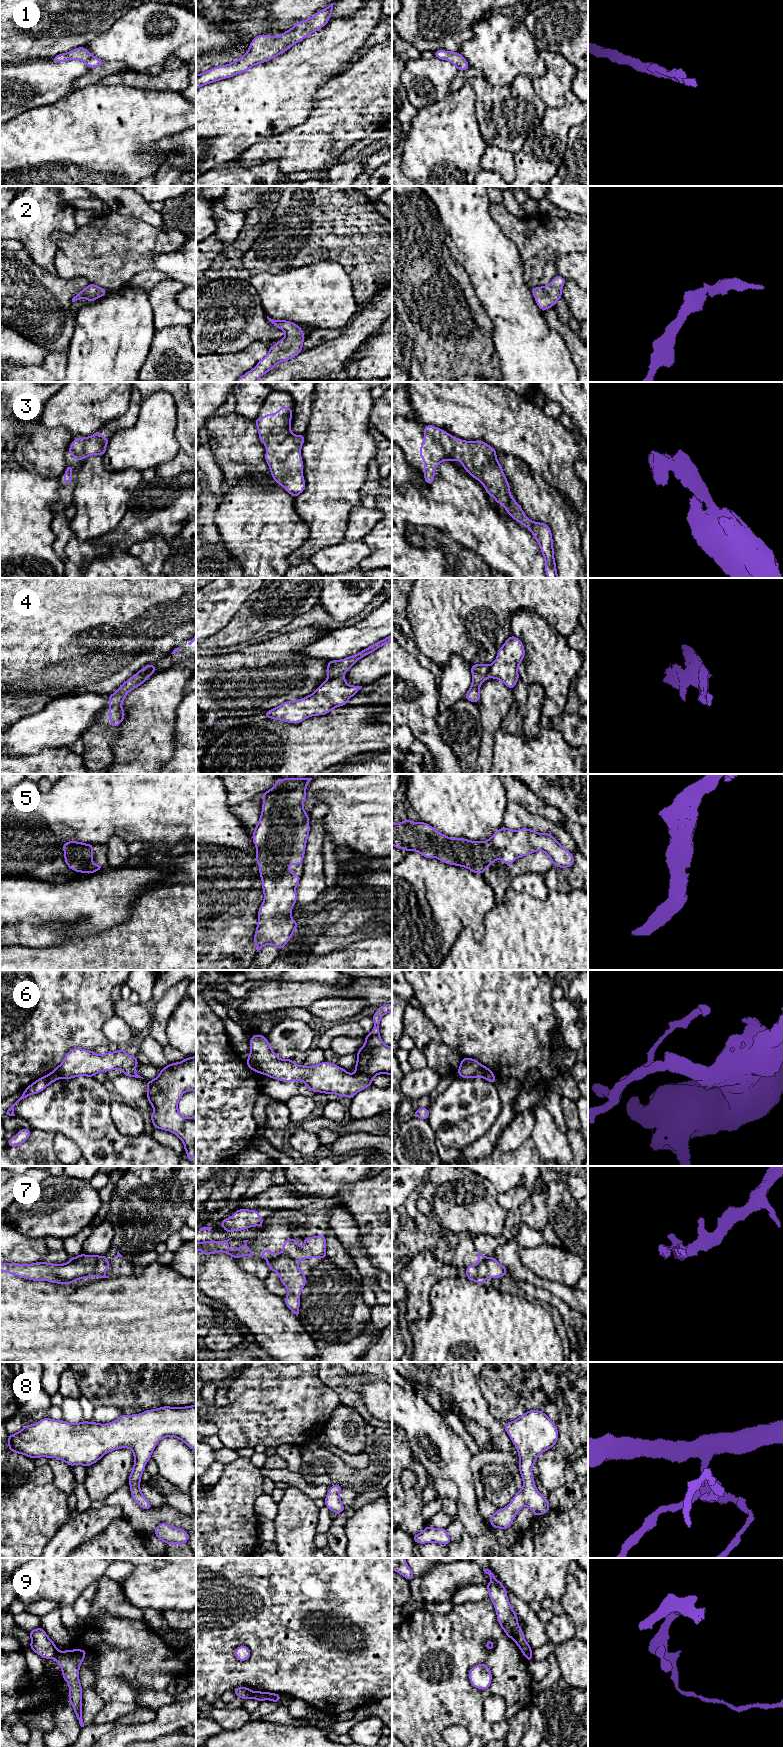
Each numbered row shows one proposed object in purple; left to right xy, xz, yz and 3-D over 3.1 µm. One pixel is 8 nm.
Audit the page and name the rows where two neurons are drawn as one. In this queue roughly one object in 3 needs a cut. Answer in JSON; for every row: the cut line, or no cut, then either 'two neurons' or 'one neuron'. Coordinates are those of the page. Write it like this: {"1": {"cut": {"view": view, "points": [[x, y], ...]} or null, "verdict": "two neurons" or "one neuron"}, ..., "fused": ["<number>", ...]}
{"1": {"cut": null, "verdict": "one neuron"}, "2": {"cut": null, "verdict": "one neuron"}, "3": {"cut": null, "verdict": "one neuron"}, "4": {"cut": {"view": "xz", "points": [[342, 673], [328, 679]]}, "verdict": "two neurons"}, "5": {"cut": null, "verdict": "one neuron"}, "6": {"cut": {"view": "xz", "points": [[247, 1058], [256, 1070]]}, "verdict": "two neurons"}, "7": {"cut": null, "verdict": "one neuron"}, "8": {"cut": null, "verdict": "one neuron"}, "9": {"cut": {"view": "xy", "points": [[59, 1652], [54, 1658]]}, "verdict": "two neurons"}, "fused": ["4", "6", "9"]}

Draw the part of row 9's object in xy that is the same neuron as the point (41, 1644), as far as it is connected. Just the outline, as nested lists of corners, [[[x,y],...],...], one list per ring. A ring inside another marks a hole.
[[[41,1626],[37,1629],[30,1630],[29,1634],[31,1637],[30,1650],[42,1658],[55,1659],[59,1650]]]

